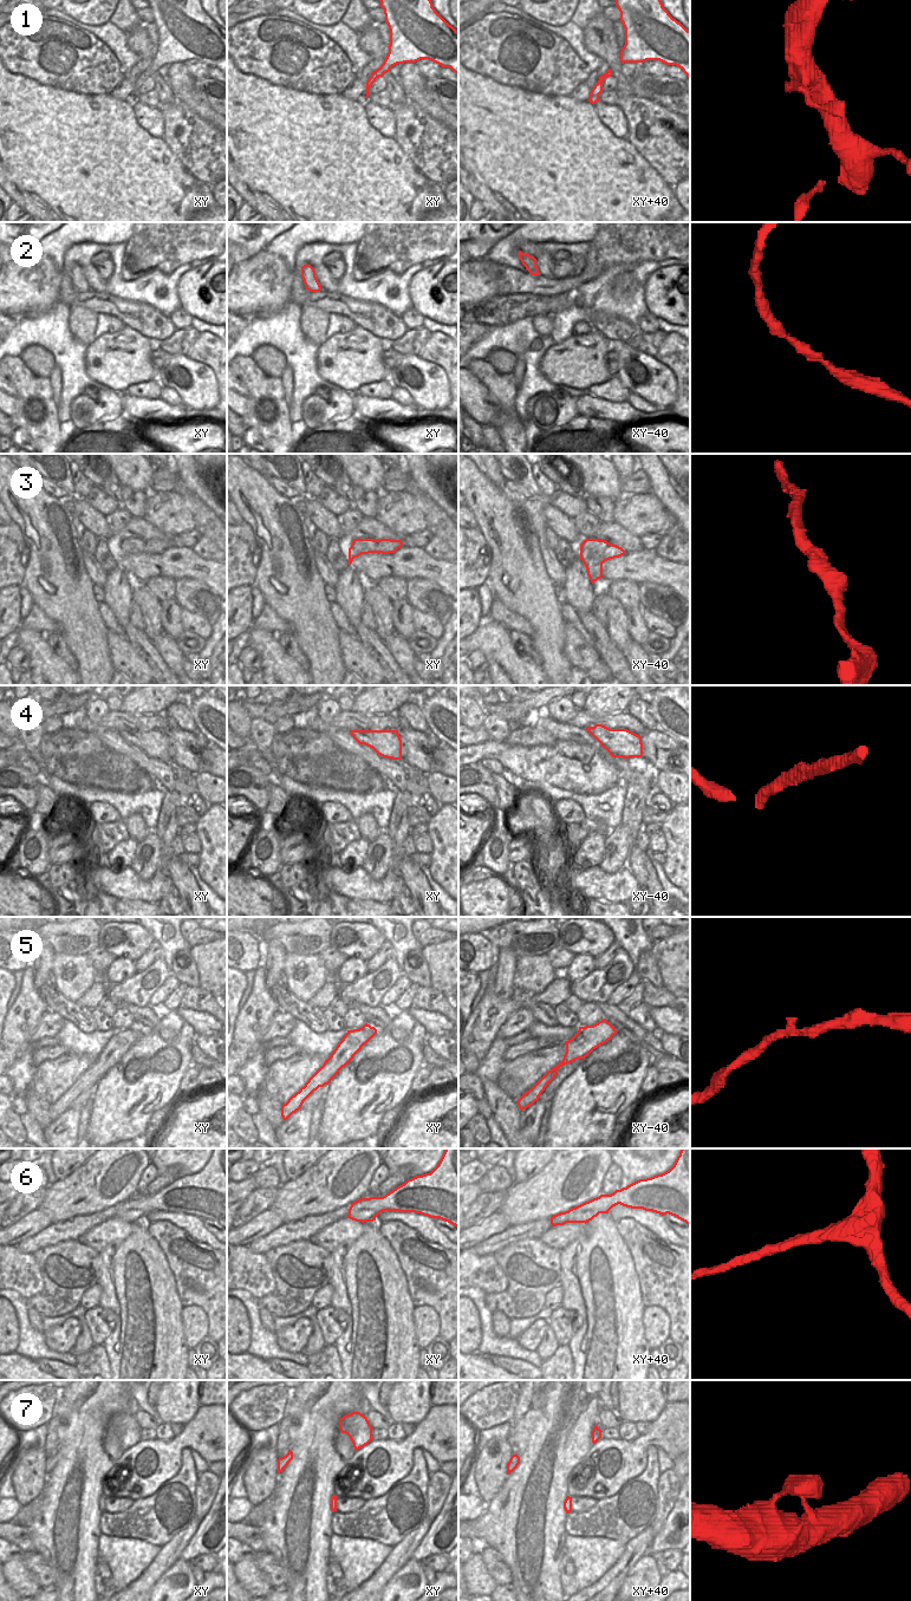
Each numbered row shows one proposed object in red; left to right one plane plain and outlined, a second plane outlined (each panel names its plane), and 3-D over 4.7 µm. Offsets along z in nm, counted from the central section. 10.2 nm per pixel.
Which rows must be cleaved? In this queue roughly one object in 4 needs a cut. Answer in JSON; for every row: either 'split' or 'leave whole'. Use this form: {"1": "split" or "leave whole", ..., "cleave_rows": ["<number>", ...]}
{"1": "leave whole", "2": "leave whole", "3": "leave whole", "4": "leave whole", "5": "leave whole", "6": "leave whole", "7": "leave whole", "cleave_rows": []}

